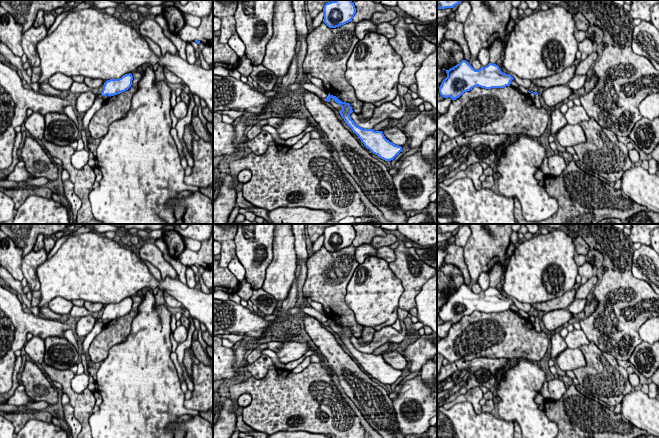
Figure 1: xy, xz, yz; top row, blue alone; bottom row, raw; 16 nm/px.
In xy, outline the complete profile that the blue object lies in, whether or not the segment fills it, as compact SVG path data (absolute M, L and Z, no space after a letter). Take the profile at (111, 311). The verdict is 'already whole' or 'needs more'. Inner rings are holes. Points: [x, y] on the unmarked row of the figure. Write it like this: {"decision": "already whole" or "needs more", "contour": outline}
{"decision": "needs more", "contour": "M129 297L123 299L119 303L110 303L104 307L102 316L96 321L92 331L85 337L82 343L82 348L85 355L88 356L88 350L91 342L93 341L95 336L98 335L103 329L104 327L103 321L106 319L111 321L120 318L122 316L125 316L131 311L132 304L133 304L133 300L131 297Z"}

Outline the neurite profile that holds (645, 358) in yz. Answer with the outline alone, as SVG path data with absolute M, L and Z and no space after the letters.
M642 341L629 358L632 366L646 378L651 378L659 368L659 341L649 344Z

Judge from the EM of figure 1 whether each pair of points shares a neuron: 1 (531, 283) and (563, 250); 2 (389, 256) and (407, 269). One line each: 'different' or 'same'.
1: same
2: different

